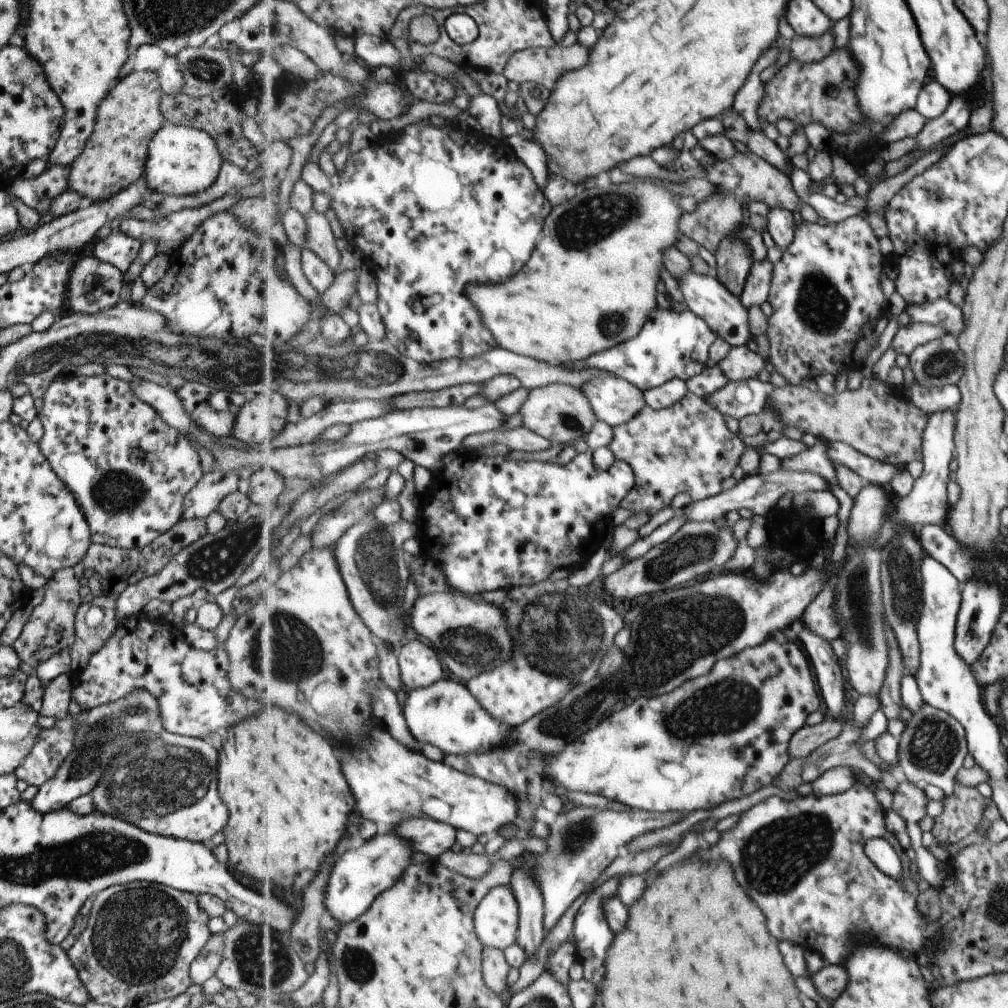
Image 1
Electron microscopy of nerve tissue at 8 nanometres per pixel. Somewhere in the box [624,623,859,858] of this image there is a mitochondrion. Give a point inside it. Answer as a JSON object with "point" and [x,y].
{"point":[699,715]}

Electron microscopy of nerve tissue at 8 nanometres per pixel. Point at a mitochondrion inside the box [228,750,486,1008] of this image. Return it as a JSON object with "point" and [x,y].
{"point":[259,963]}

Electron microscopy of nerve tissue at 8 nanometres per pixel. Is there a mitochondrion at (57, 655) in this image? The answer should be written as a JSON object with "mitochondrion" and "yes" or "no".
{"mitochondrion":"no"}

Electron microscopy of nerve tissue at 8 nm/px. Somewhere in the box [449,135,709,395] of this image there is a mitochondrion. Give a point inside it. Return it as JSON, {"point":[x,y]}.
{"point":[591,221]}

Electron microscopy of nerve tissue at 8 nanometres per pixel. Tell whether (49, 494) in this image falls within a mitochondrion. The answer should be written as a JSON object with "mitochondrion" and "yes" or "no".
{"mitochondrion":"yes"}

